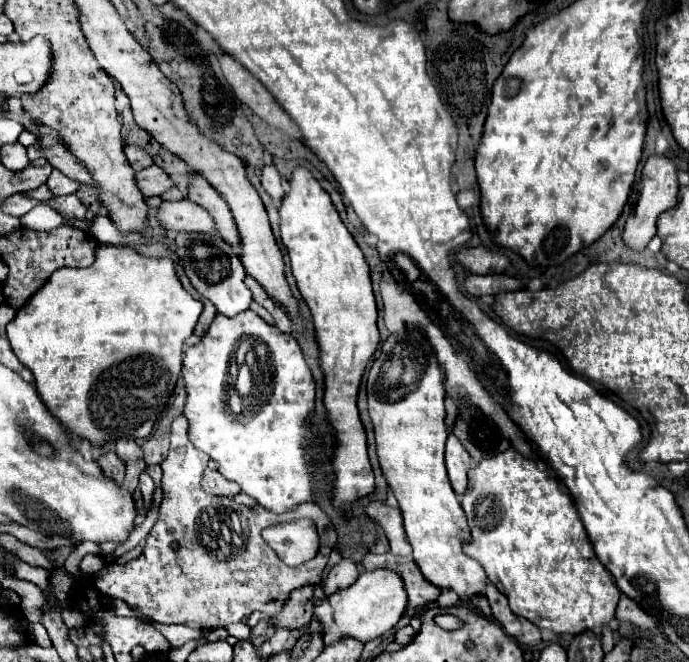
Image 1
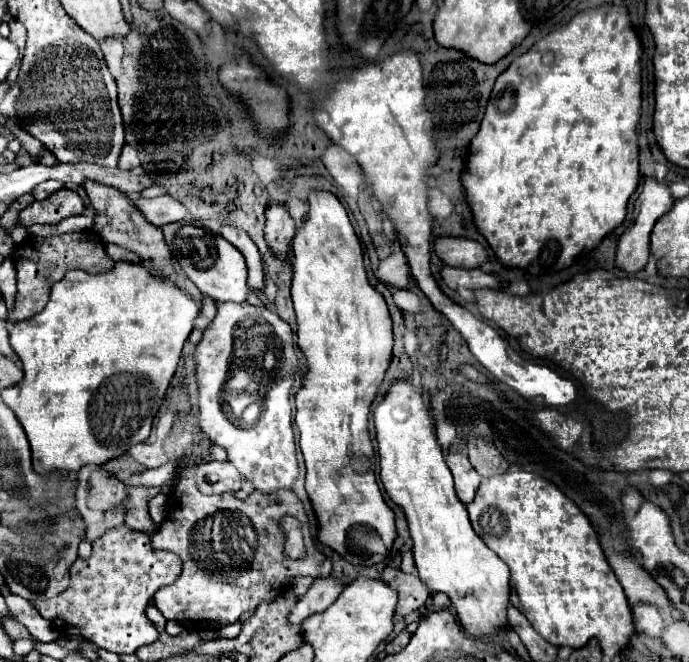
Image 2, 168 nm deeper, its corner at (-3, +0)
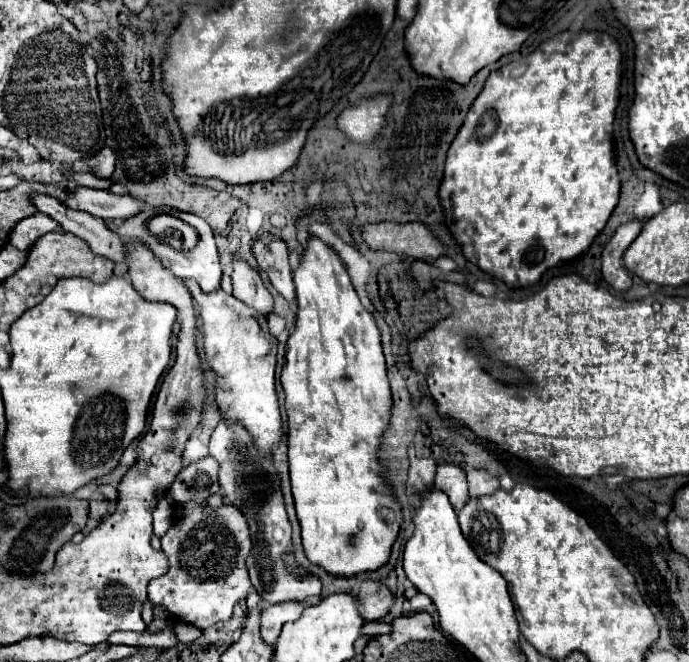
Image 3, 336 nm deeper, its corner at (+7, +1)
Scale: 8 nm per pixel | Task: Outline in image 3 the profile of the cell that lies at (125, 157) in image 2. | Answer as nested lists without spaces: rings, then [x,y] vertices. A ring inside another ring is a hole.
[[[104,147],[98,155],[88,159],[88,163],[90,163],[94,175],[110,179],[110,175],[114,173],[114,165],[116,165],[116,153],[110,147]]]

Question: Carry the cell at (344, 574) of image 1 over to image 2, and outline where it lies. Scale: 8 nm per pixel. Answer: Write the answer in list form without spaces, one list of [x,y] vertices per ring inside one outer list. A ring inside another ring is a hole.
[[[332,576],[314,580],[314,584],[308,588],[308,592],[302,598],[298,598],[296,606],[292,608],[290,624],[300,626],[308,616],[324,612],[332,602],[336,602],[342,588],[344,588],[344,584]]]

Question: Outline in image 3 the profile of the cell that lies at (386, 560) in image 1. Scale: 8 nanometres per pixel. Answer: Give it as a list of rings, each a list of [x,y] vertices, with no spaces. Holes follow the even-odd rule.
[[[364,581],[358,591],[362,603],[362,615],[366,621],[380,621],[386,617],[394,605],[394,595],[386,583],[380,581]]]

